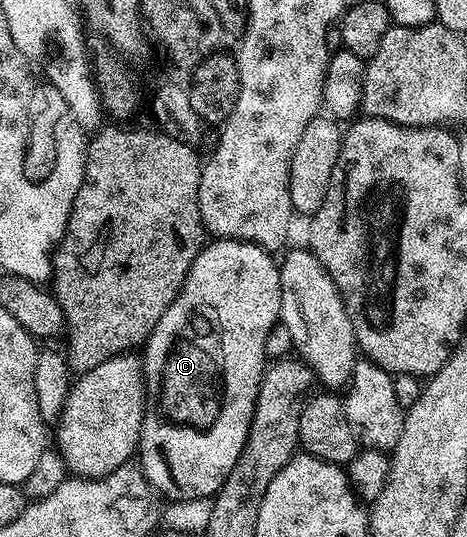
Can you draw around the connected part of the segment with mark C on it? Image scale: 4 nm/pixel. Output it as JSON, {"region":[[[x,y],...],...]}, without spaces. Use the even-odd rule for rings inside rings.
{"region":[[[217,238],[202,246],[183,280],[183,288],[177,293],[175,300],[167,308],[167,312],[163,312],[159,324],[155,324],[148,342],[143,347],[141,373],[145,380],[145,415],[141,421],[141,439],[137,442],[137,454],[139,459],[141,458],[139,469],[149,481],[150,487],[158,495],[166,494],[166,499],[182,502],[196,498],[213,498],[227,480],[231,468],[235,468],[235,460],[239,460],[239,452],[243,452],[243,444],[247,440],[247,432],[255,412],[261,378],[267,369],[265,352],[267,336],[271,328],[278,325],[281,317],[281,272],[278,263],[276,261],[273,263],[273,258],[274,255],[270,251],[256,246],[254,242],[239,242],[236,238]]]}

